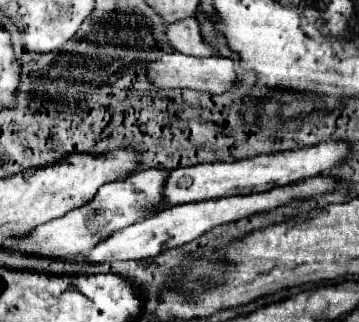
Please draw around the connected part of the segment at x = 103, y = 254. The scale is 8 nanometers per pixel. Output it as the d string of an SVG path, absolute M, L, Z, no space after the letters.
M315 176L309 180L303 180L301 184L291 184L287 188L273 188L271 192L263 192L263 194L253 194L253 196L229 196L223 200L207 200L207 202L195 202L195 204L179 204L179 206L171 206L171 208L163 208L159 212L155 212L149 218L143 218L127 228L121 228L117 232L113 232L111 236L107 236L107 240L99 242L87 256L83 256L83 262L87 264L105 264L105 262L115 262L115 260L145 260L145 258L153 258L157 254L161 254L161 250L169 250L169 248L177 248L183 246L195 238L199 238L201 234L205 234L207 230L239 220L239 218L247 218L251 214L263 212L263 210L271 210L277 208L293 198L307 198L307 196L317 196L317 194L327 194L333 192L337 186L337 182L333 178L325 178L325 176Z

